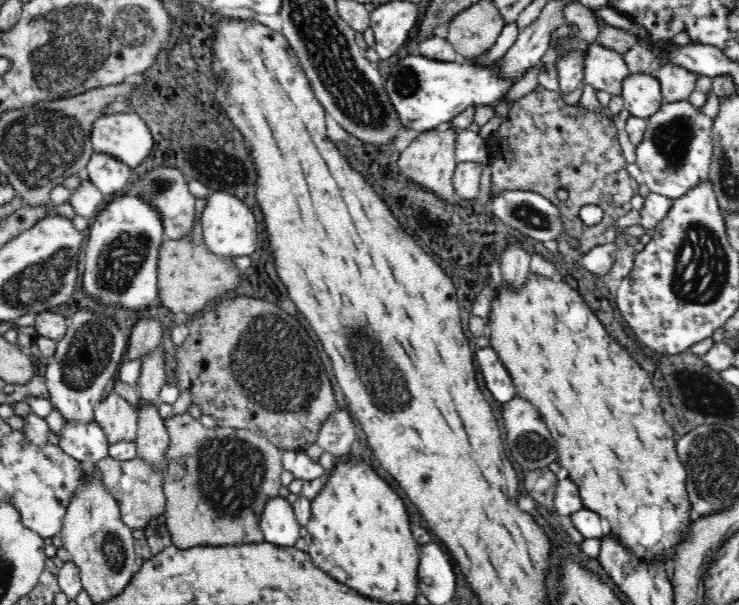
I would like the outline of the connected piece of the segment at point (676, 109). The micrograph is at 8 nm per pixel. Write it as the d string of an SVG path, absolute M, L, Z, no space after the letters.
M686 99L663 101L658 110L646 119L642 140L634 145L634 154L635 164L650 193L678 200L692 188L709 180L712 118Z

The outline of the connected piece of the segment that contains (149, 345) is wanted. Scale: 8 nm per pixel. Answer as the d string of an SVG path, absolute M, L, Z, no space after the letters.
M158 320L139 321L131 328L124 359L142 361L144 356L150 356L150 352L160 346L161 339L162 329Z

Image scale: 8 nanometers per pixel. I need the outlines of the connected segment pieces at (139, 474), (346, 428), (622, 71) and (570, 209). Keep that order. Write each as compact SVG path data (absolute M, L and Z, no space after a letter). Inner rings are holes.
M108 456L94 465L95 472L102 479L103 486L117 502L120 519L124 525L131 529L143 528L152 516L163 517L165 496L162 490L164 476L161 474L161 470L155 472L151 466L137 457L122 462Z
M338 409L326 417L315 440L323 453L337 457L350 451L350 444L357 436L357 421L353 417L346 409Z
M598 41L588 44L583 54L583 82L597 91L620 94L629 68L623 56Z
M538 85L534 91L518 99L507 118L487 140L491 152L489 164L491 196L498 196L510 190L525 190L542 194L543 197L555 202L564 213L567 234L557 239L552 245L571 266L596 246L597 236L604 234L606 226L632 209L630 200L638 194L639 185L628 173L624 150L617 138L618 130L612 119L592 113L580 106L580 103L565 102L557 91L546 90ZM558 190L568 192L565 200L558 198L556 195ZM586 204L600 206L603 212L603 219L600 223L589 226L580 219L578 210Z

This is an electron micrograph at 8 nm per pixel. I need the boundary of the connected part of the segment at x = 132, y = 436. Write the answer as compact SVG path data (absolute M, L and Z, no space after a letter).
M112 392L95 406L95 423L104 431L110 445L135 442L138 432L138 411L124 398Z

